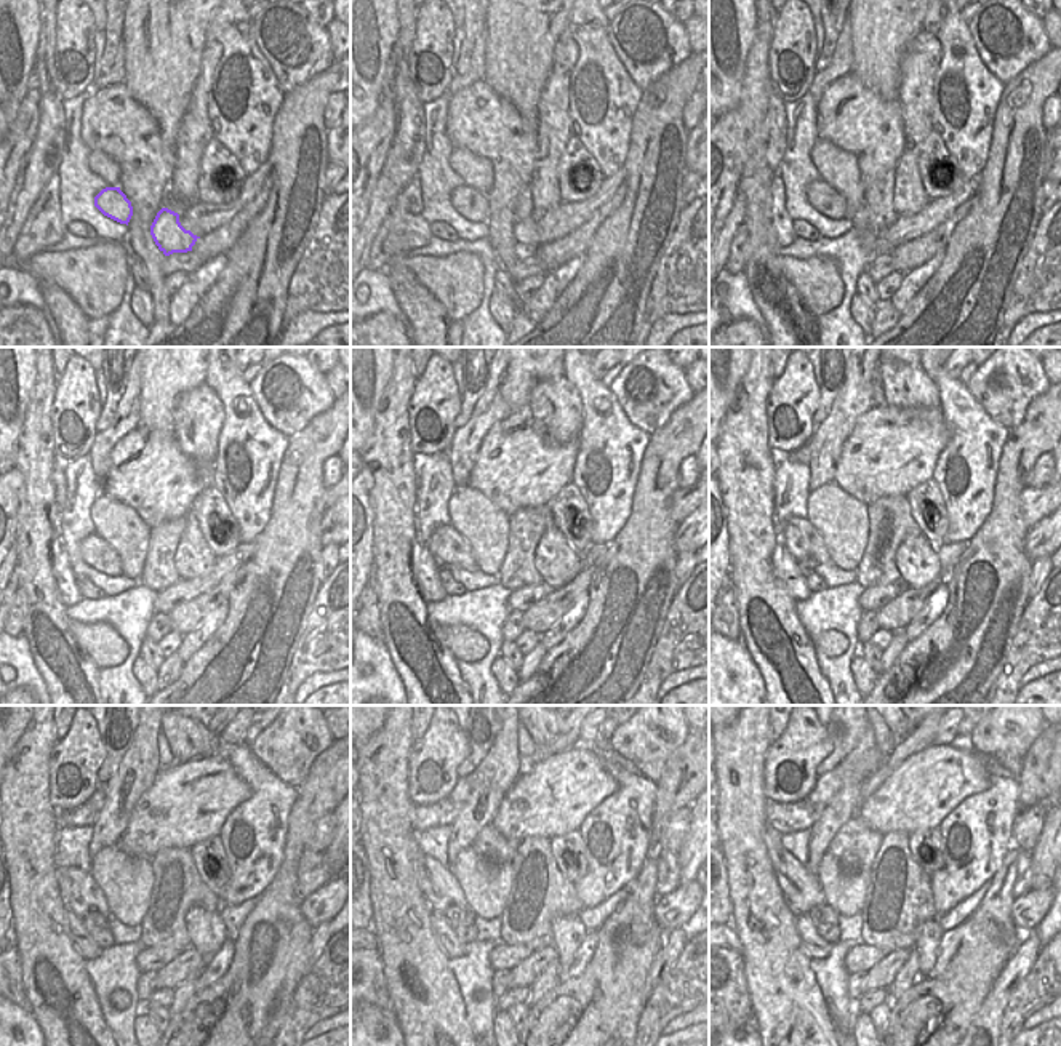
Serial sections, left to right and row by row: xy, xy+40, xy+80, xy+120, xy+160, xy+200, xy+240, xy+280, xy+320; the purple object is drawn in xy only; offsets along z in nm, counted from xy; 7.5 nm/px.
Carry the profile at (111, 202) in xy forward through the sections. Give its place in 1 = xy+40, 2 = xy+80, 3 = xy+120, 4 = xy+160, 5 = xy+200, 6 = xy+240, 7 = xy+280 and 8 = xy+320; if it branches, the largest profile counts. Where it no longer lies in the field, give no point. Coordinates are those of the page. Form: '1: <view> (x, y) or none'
1: xy+40 (472, 205)
2: xy+80 (826, 200)
3: xy+120 (96, 552)
4: xy+160 (447, 546)
5: xy+200 (802, 541)
6: xy+240 (80, 893)
7: xy+280 (440, 888)
8: xy+320 (802, 890)

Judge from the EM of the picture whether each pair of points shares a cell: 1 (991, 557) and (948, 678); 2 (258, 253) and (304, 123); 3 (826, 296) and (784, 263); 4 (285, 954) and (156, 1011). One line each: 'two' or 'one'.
1: one
2: one
3: one
4: two

